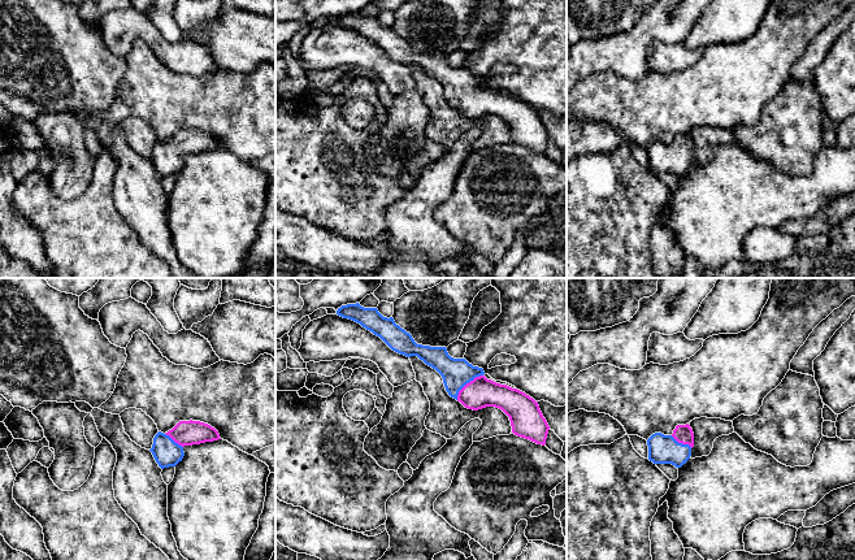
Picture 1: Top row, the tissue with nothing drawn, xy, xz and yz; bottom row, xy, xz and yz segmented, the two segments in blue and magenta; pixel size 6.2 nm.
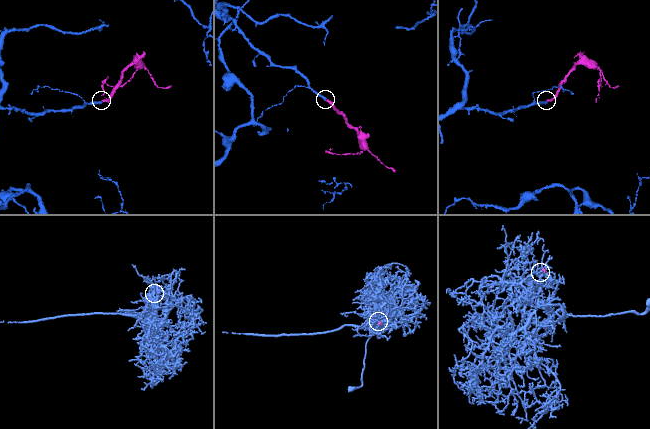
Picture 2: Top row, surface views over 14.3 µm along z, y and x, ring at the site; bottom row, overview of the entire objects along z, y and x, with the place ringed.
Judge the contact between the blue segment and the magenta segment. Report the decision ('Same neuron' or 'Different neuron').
Same neuron

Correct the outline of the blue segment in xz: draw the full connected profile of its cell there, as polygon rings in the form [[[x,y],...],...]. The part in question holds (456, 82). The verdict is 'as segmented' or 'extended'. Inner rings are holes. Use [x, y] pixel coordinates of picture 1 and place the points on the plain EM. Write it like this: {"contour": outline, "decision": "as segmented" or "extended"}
{"contour": [[[359,12],[347,13],[338,17],[337,23],[360,32],[392,60],[407,66],[417,65],[435,78],[442,84],[448,104],[465,117],[499,117],[509,126],[515,144],[546,153],[550,135],[538,110],[525,101],[487,88],[482,77],[473,75],[465,68],[451,66],[446,56],[417,53],[392,26],[383,26],[377,17],[364,17]]], "decision": "extended"}

